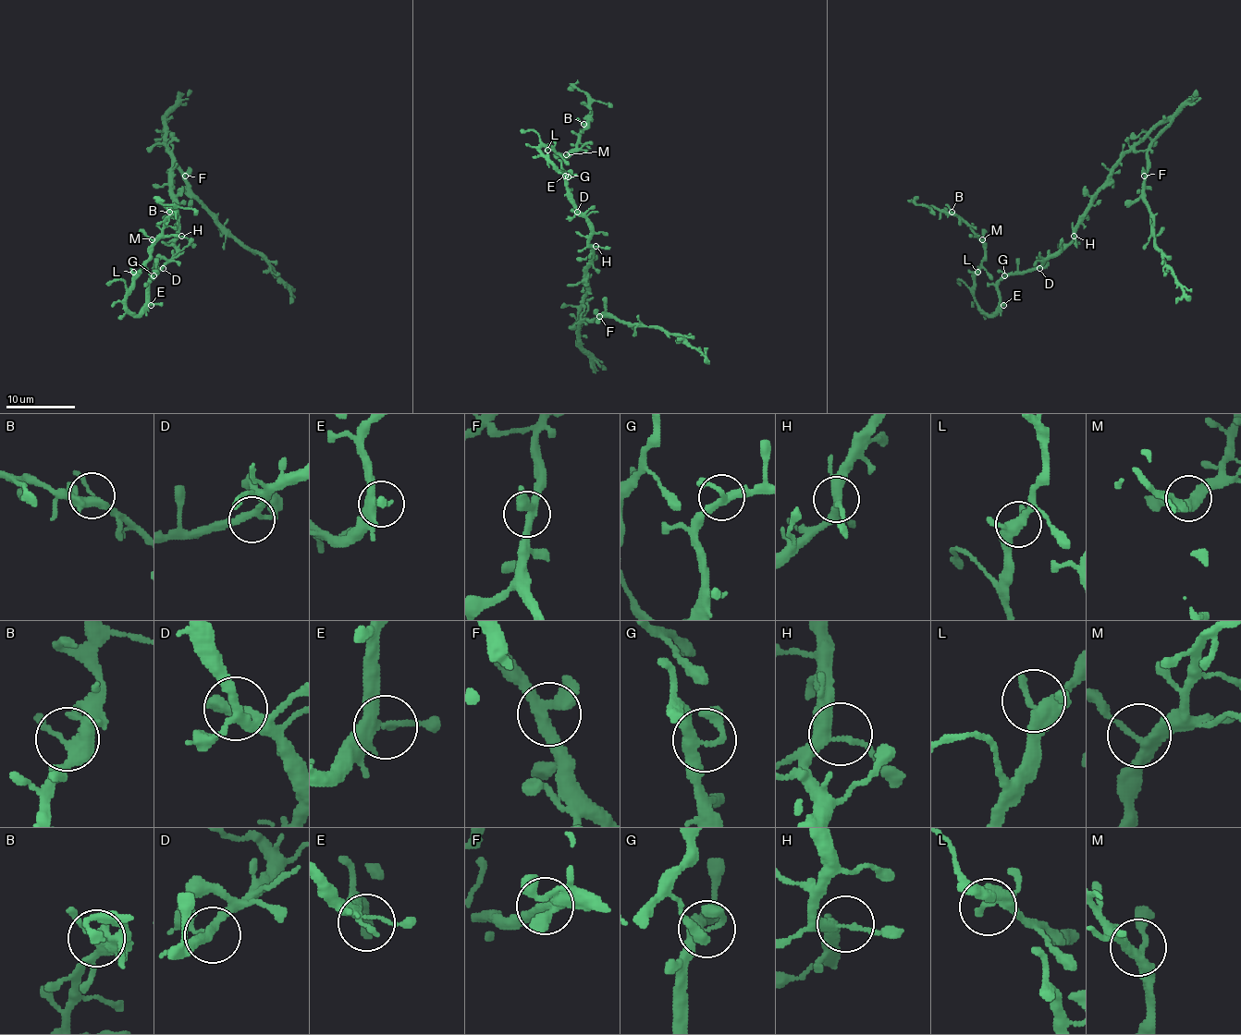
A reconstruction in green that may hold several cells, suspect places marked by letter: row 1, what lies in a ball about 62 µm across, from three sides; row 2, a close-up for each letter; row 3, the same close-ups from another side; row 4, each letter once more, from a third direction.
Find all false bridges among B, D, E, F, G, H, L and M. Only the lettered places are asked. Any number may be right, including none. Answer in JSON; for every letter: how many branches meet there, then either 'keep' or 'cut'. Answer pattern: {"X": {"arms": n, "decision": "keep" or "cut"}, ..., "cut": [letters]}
{"B": {"arms": 3, "decision": "keep"}, "D": {"arms": 3, "decision": "keep"}, "E": {"arms": 3, "decision": "keep"}, "F": {"arms": 3, "decision": "keep"}, "G": {"arms": 3, "decision": "keep"}, "H": {"arms": 3, "decision": "keep"}, "L": {"arms": 3, "decision": "keep"}, "M": {"arms": 3, "decision": "keep"}, "cut": []}

